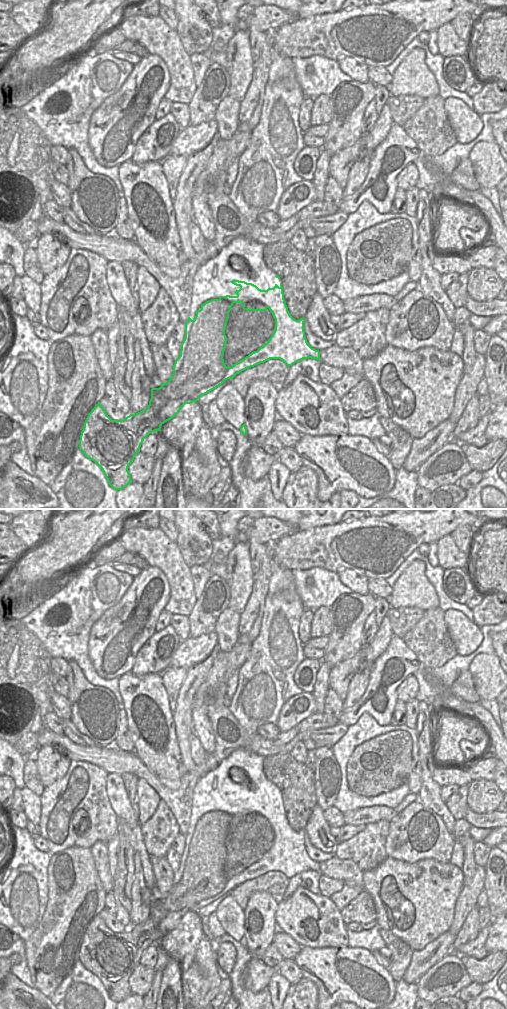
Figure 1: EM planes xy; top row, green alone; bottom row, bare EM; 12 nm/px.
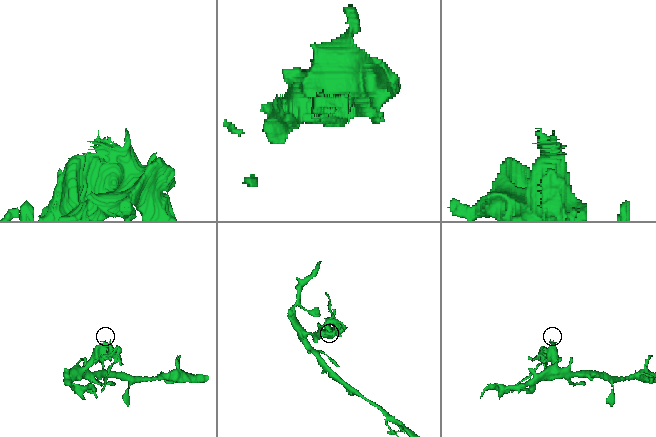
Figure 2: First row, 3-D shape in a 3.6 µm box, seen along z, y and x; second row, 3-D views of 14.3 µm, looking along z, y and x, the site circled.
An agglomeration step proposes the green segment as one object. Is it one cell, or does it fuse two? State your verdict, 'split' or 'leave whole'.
split

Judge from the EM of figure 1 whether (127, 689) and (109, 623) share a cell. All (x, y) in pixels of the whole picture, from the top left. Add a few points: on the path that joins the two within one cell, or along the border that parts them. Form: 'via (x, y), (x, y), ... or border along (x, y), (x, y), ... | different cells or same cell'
border along (130, 671), (118, 677) | different cells

